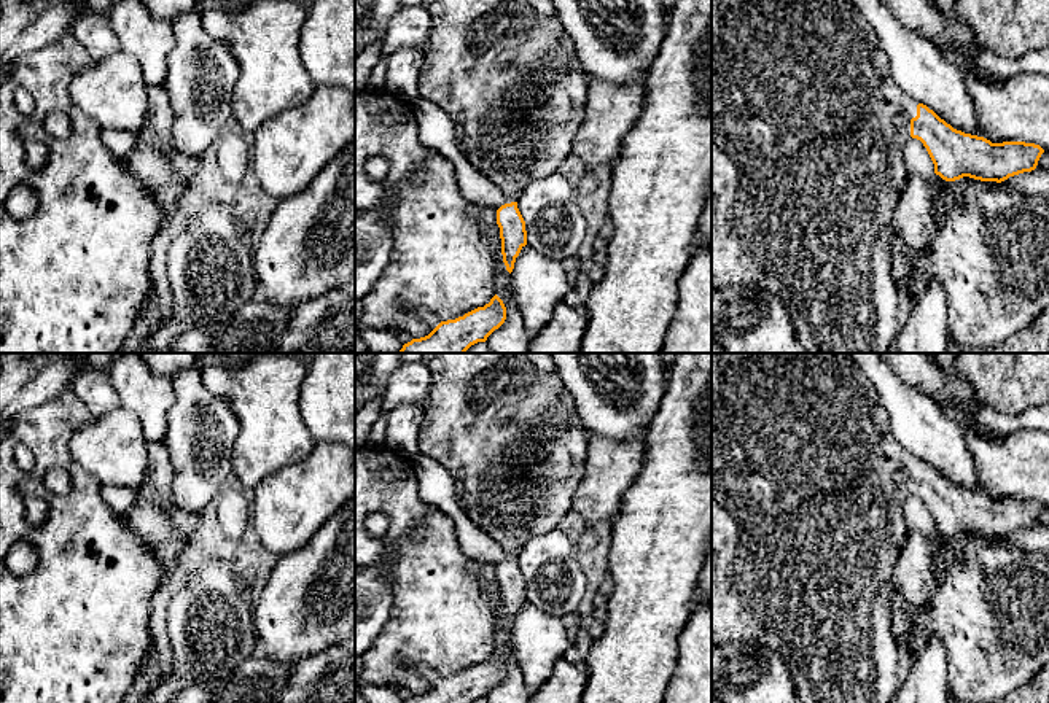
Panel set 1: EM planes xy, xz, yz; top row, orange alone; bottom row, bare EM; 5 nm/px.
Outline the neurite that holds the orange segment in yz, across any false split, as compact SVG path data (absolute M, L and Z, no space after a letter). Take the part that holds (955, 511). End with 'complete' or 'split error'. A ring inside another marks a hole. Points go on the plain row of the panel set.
M712 353L712 644L758 643L778 652L790 666L802 703L893 703L901 686L899 647L890 625L896 593L893 573L907 538L904 501L917 495L926 504L934 530L946 538L969 533L1001 539L1031 528L1044 506L1035 499L990 496L953 485L926 461L903 449L893 437L885 409L860 367L847 353Z; split error

